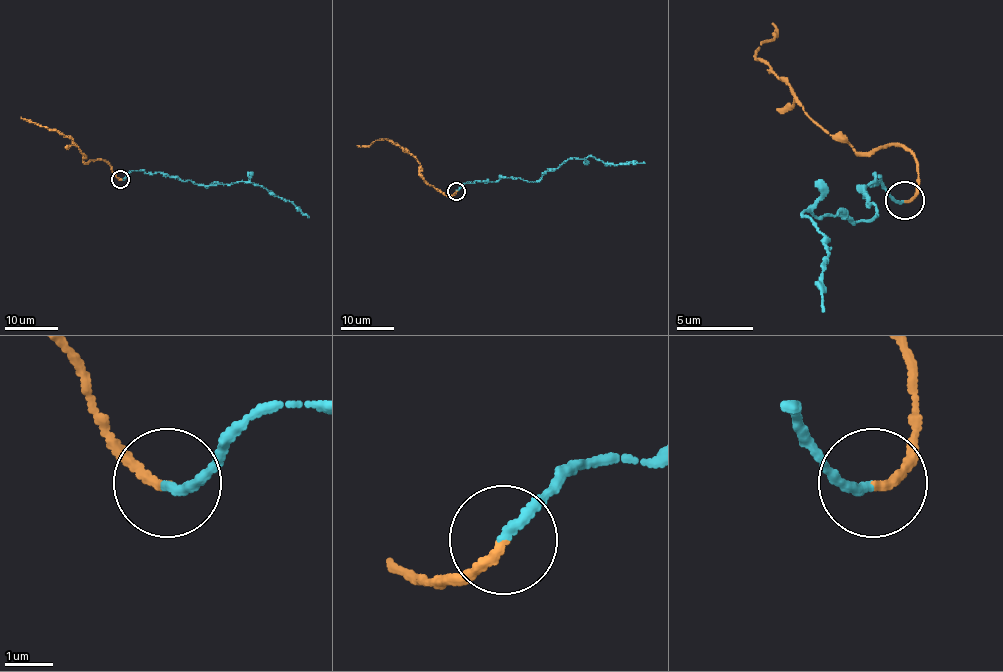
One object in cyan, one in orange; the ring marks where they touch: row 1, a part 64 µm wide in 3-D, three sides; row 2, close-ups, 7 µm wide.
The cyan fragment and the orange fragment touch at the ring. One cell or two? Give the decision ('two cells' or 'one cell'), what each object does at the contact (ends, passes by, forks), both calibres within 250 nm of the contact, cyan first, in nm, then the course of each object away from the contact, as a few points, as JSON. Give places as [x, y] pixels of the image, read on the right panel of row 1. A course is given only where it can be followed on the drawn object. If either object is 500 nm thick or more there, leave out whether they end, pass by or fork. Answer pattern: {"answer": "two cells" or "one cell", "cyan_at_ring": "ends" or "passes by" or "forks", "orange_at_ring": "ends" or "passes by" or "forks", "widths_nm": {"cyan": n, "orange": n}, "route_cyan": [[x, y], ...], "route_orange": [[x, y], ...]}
{"answer": "one cell", "cyan_at_ring": "ends", "orange_at_ring": "ends", "widths_nm": {"cyan": 190, "orange": 180}, "route_cyan": [[904, 199], [873, 176], [865, 192], [877, 215], [846, 218], [808, 207], [827, 249], [823, 311]], "route_orange": [[904, 199], [919, 188], [919, 168], [904, 145], [858, 153], [823, 130], [754, 53], [777, 34], [773, 23]]}

